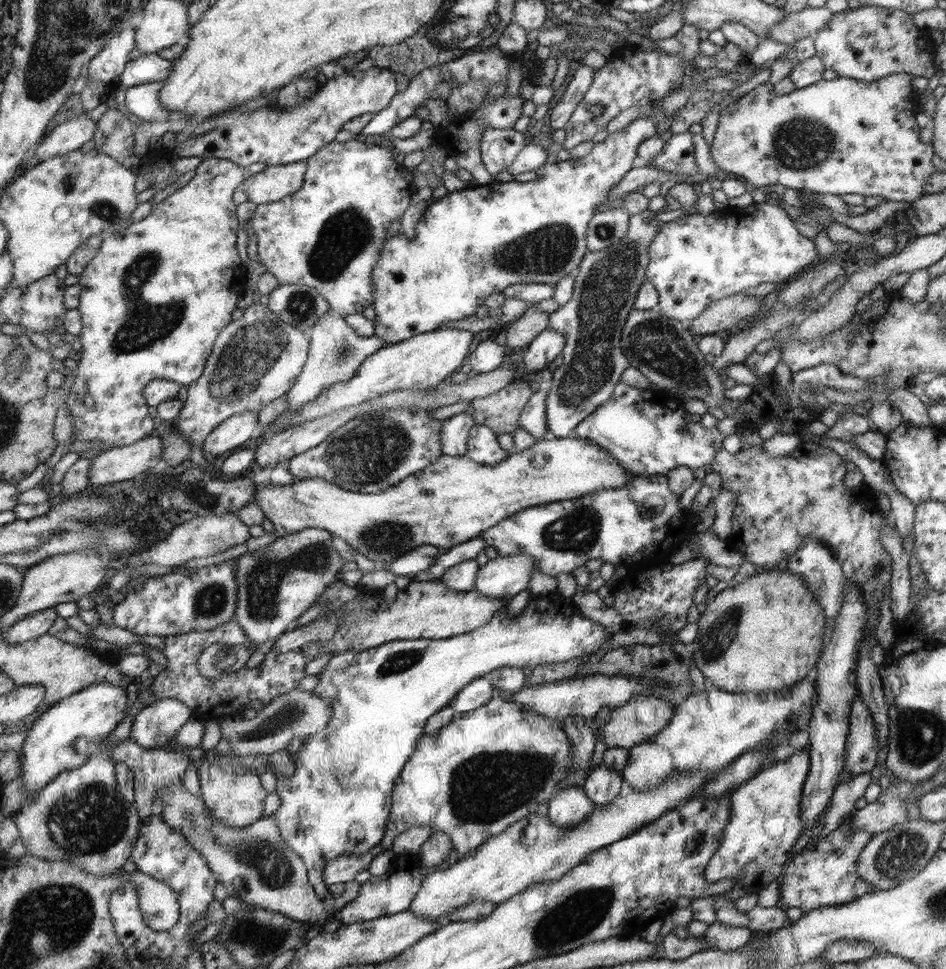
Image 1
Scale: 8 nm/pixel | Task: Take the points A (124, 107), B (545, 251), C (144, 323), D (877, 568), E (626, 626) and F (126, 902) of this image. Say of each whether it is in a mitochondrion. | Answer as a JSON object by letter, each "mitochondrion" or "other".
{"A":"other","B":"mitochondrion","C":"mitochondrion","D":"mitochondrion","E":"other","F":"other"}

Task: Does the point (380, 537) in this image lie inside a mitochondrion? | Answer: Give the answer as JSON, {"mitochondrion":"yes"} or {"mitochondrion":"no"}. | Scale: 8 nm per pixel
{"mitochondrion":"yes"}

